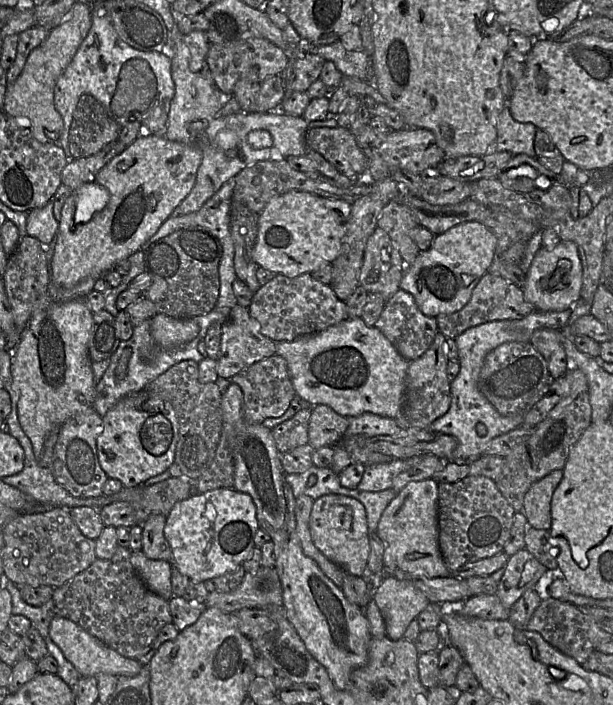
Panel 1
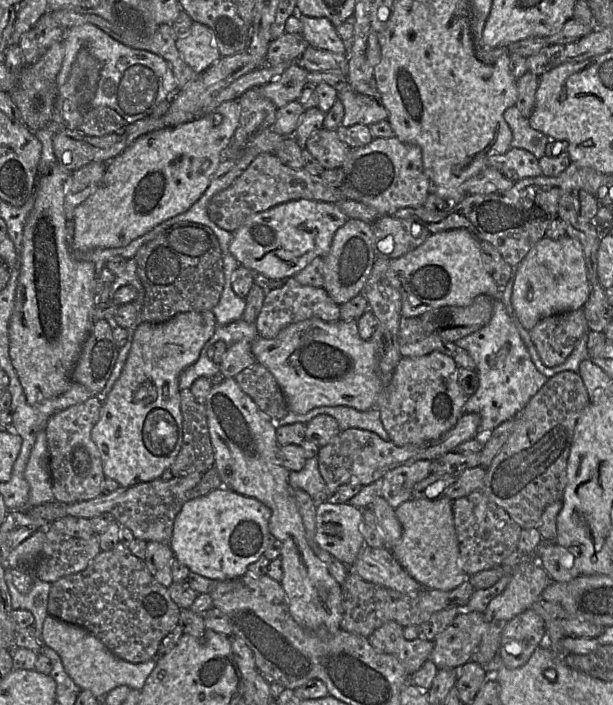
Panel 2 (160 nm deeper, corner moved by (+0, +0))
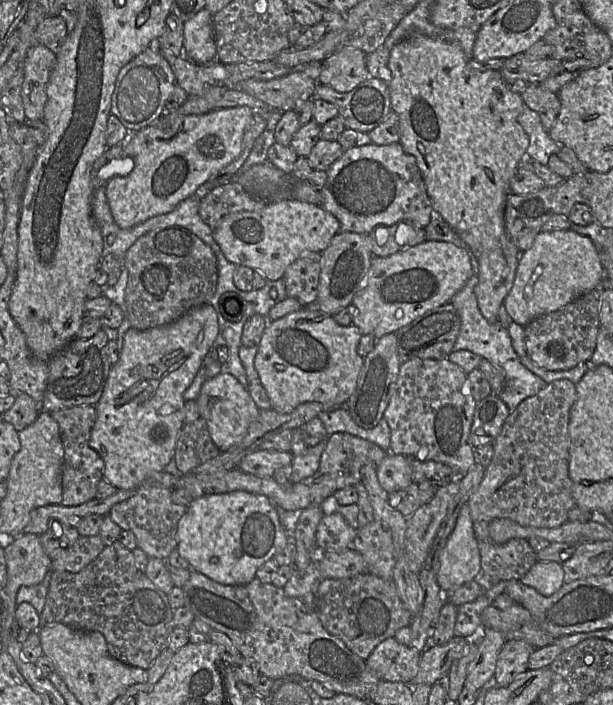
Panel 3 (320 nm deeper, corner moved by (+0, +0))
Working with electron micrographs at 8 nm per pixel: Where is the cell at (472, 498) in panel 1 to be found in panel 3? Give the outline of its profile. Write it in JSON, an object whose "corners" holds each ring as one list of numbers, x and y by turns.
{"corners":[[474,521,473,529,481,556,482,573,479,577,486,589,498,581,520,580,530,568,538,562,537,552,529,545,528,540,513,538,504,544,496,544,489,536,491,521]]}

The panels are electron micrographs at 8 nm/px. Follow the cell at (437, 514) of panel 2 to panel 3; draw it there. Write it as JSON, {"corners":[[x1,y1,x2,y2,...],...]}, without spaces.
{"corners":[[469,505,461,507,456,525,440,553,437,582,444,594,481,575,481,556]]}

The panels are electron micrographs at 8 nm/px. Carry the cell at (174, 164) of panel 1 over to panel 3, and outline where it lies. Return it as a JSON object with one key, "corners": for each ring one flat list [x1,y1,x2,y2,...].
{"corners":[[248,106,221,108,202,115,165,112,147,127,130,133,122,154,134,159,134,168,128,175,115,176,105,184,113,219,122,229,172,211,211,176,235,160,241,153,243,136,253,116,253,110]]}

